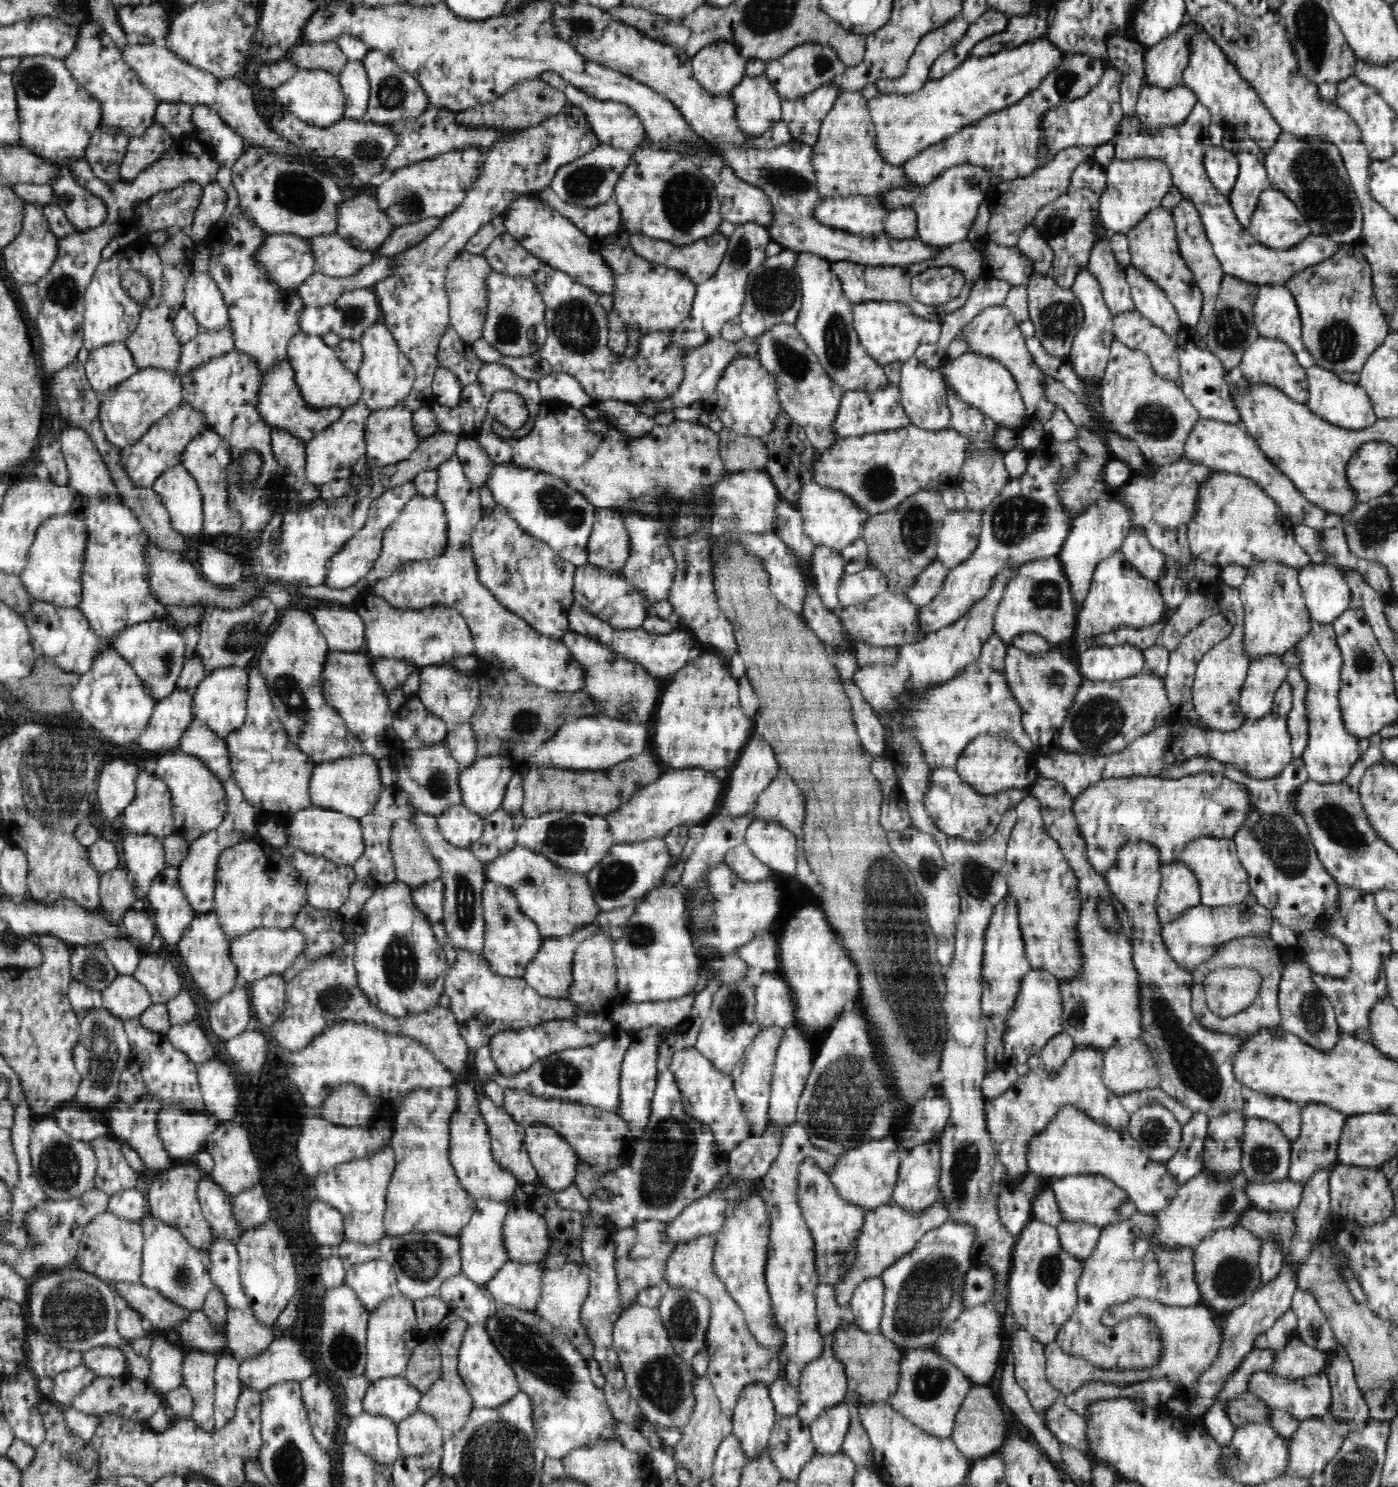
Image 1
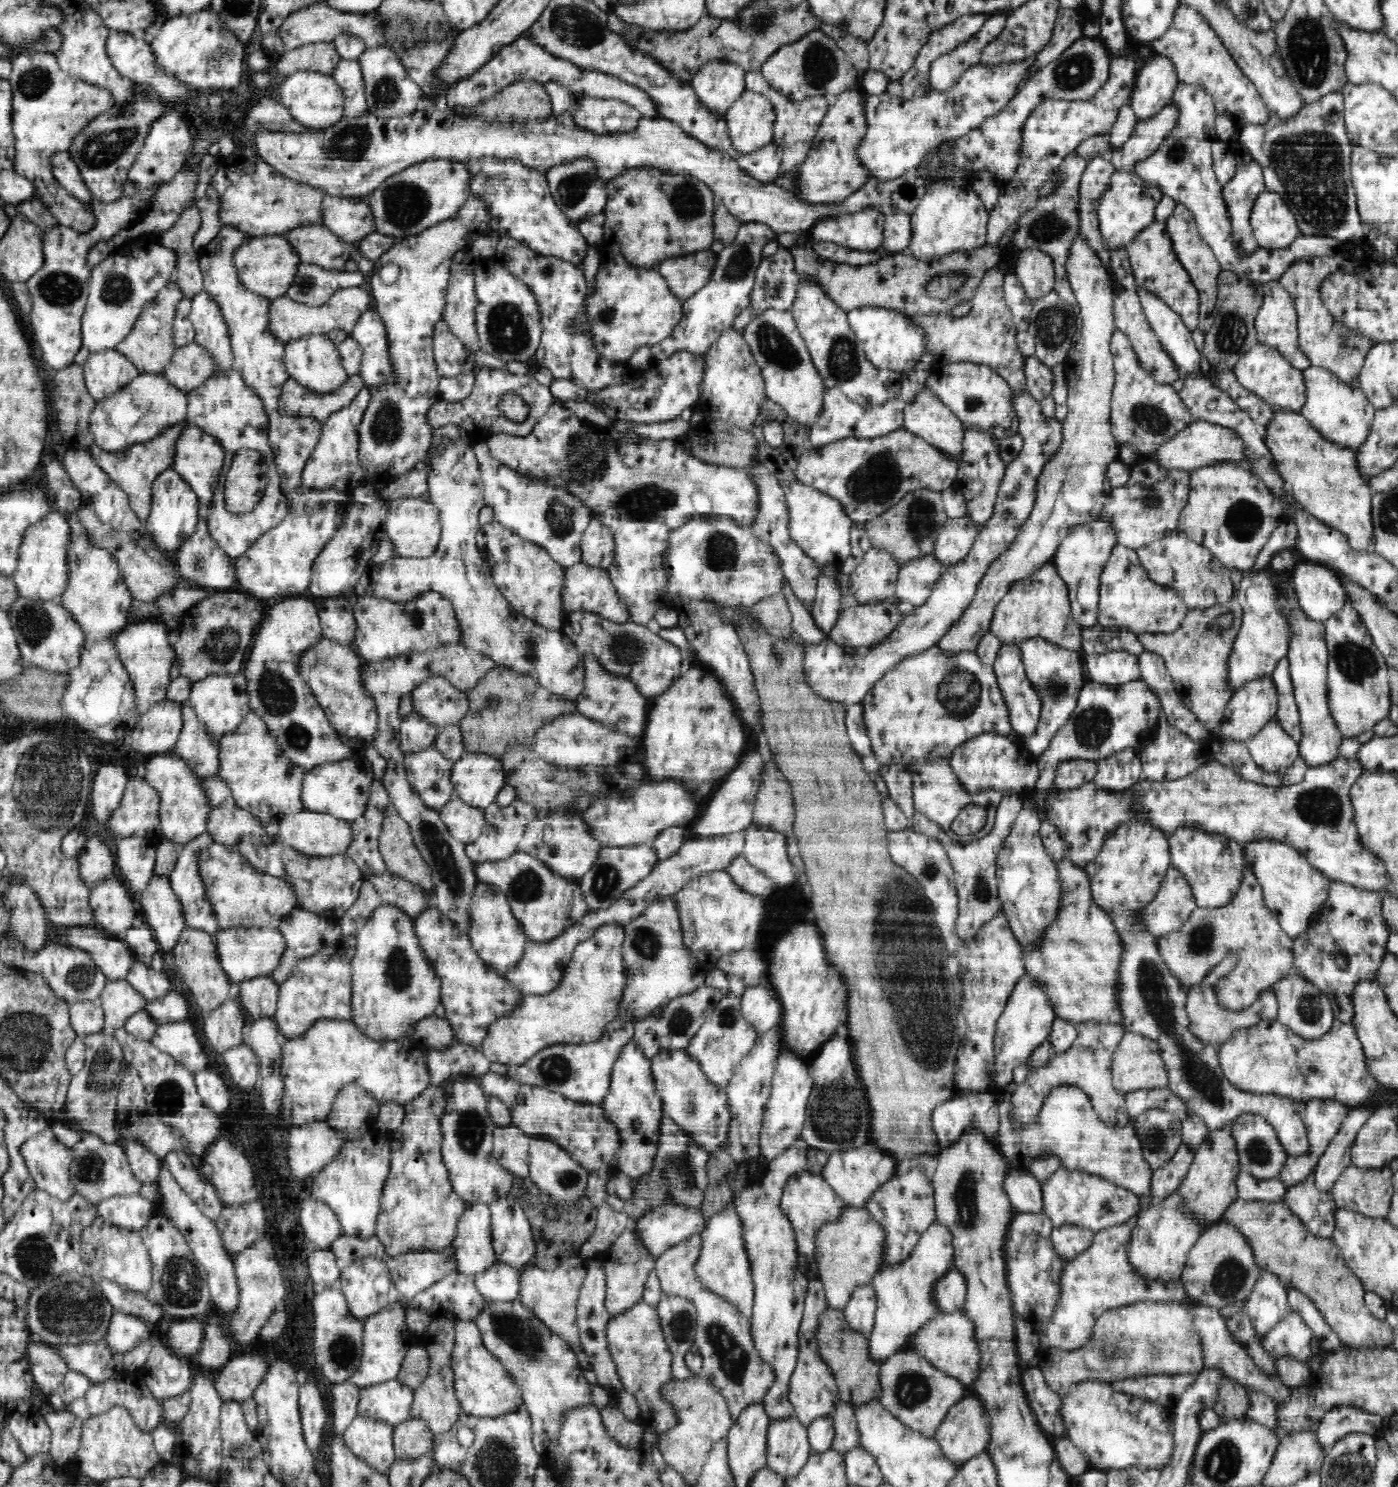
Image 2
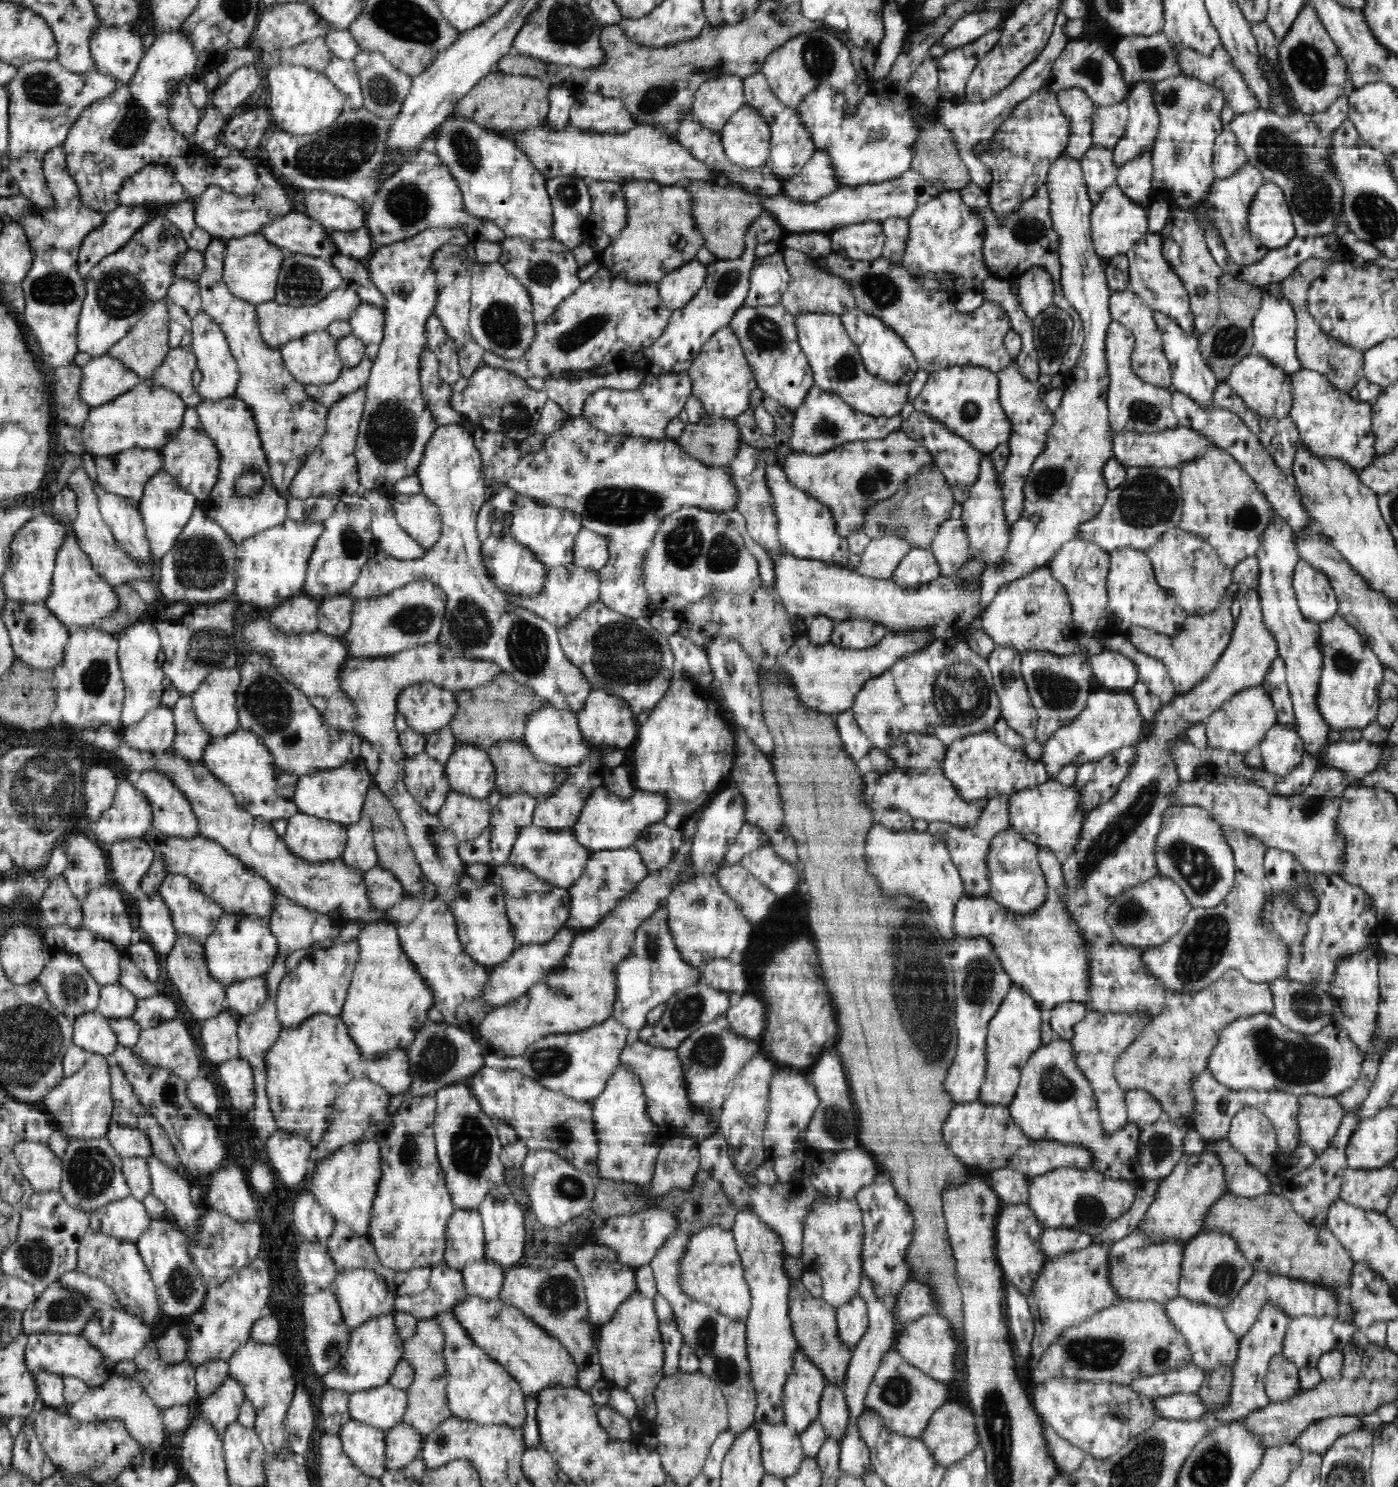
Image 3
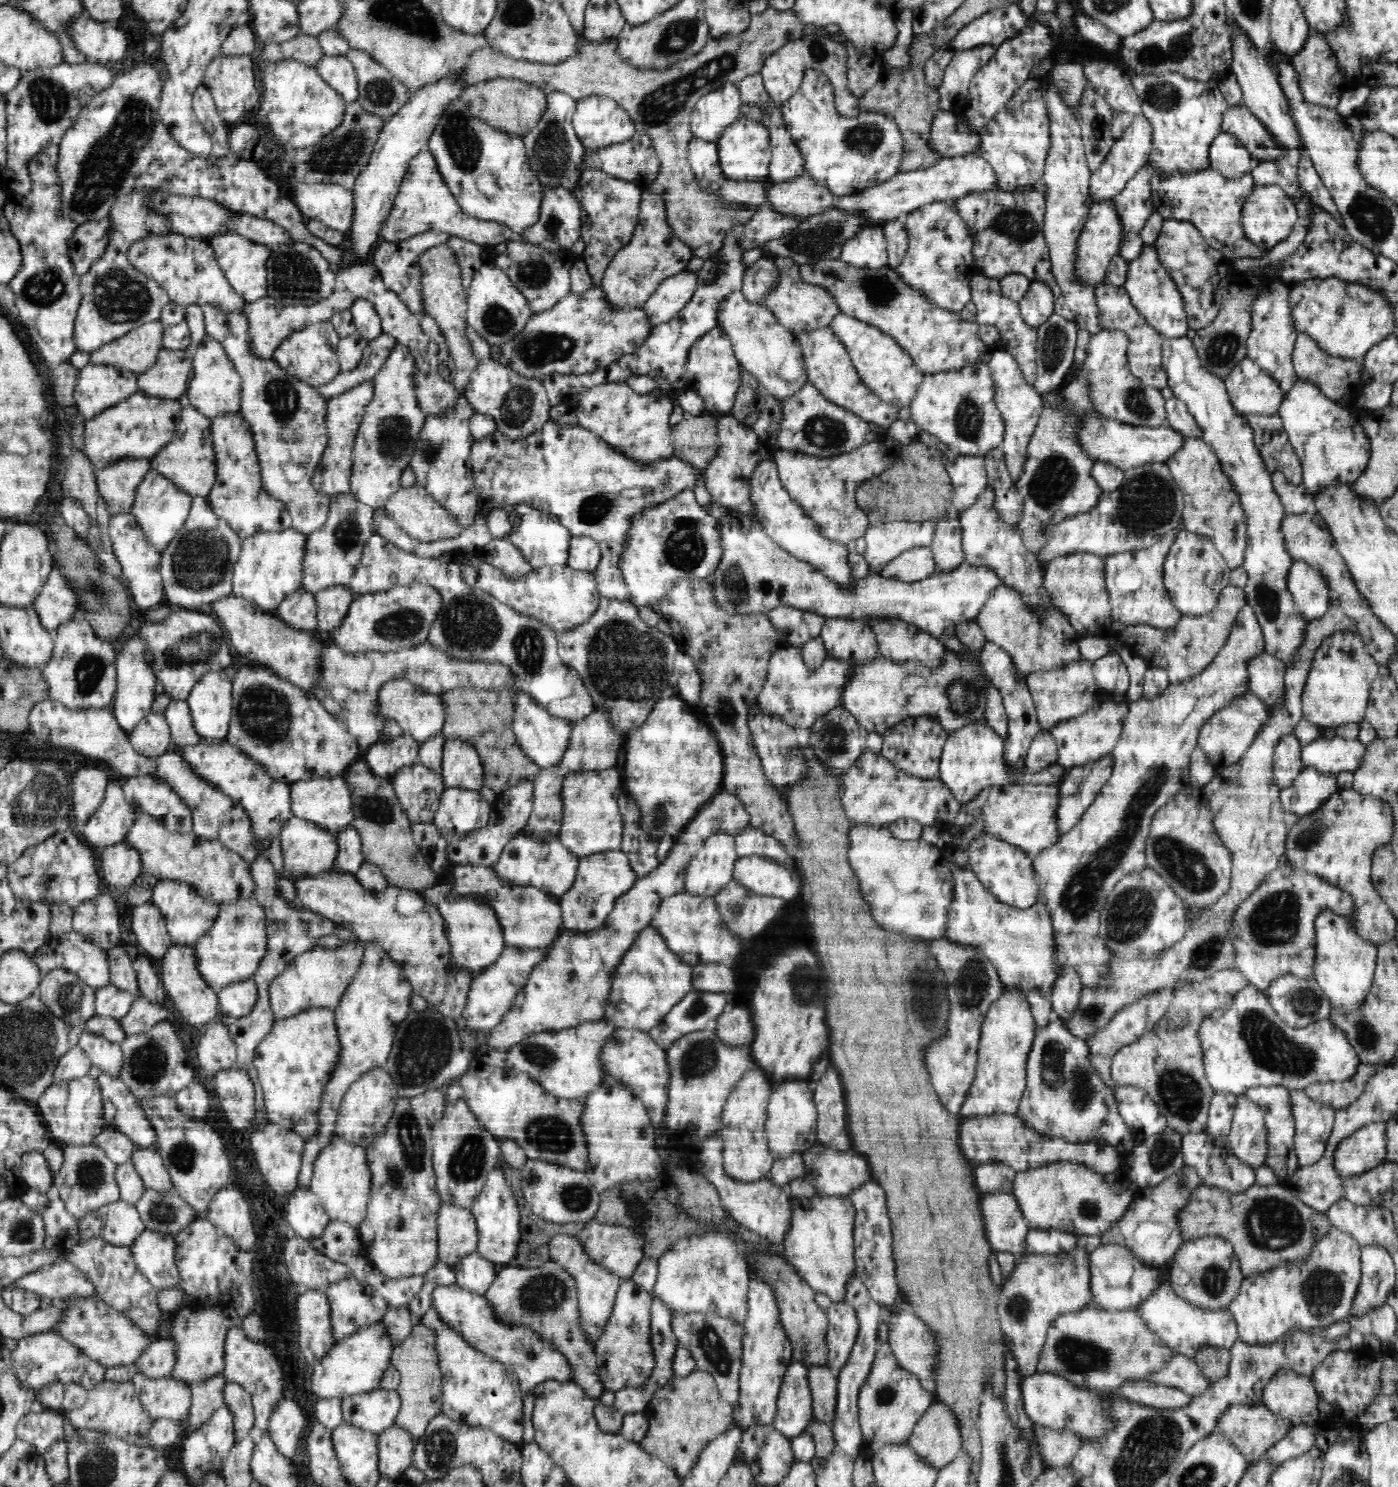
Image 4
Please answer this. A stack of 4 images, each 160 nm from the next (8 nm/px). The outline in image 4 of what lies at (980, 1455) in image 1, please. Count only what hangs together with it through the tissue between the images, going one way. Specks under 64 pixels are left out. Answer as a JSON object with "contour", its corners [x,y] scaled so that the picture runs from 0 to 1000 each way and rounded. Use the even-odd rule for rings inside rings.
{"contour":[[[669,943],[657,954],[648,970],[665,987],[673,988],[678,986],[689,975],[682,949],[677,945]]]}

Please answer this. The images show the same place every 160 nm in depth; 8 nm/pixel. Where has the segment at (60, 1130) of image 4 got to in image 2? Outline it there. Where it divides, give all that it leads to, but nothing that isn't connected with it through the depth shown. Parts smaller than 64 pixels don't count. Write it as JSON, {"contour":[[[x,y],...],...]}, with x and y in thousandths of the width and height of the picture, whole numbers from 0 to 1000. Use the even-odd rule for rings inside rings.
{"contour":[[[79,693],[67,695],[59,699],[61,703],[62,717],[57,722],[52,723],[49,729],[45,744],[47,746],[46,754],[53,755],[56,757],[56,761],[67,761],[67,763],[70,763],[76,769],[86,769],[84,756],[84,736],[87,721],[91,717],[87,705]]]}

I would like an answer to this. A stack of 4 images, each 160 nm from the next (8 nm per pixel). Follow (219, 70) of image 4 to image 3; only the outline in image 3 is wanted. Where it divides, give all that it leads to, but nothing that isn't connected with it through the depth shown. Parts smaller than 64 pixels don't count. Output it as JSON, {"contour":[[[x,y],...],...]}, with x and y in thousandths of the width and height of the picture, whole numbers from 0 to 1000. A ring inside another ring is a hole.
{"contour":[[[182,42],[175,44],[165,50],[162,56],[158,56],[152,65],[152,71],[157,78],[163,80],[170,70],[173,70],[186,58],[186,51]]]}

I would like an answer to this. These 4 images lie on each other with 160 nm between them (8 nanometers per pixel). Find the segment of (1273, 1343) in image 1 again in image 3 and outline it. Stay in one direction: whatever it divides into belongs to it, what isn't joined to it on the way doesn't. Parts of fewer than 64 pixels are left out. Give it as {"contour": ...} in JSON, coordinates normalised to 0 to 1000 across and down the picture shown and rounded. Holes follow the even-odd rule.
{"contour":[[[937,884],[921,886],[917,911],[923,916],[925,916],[928,921],[940,920],[942,919],[943,913],[948,909],[959,909],[971,893],[966,890],[961,890],[959,887],[956,887],[954,885],[944,886]]]}

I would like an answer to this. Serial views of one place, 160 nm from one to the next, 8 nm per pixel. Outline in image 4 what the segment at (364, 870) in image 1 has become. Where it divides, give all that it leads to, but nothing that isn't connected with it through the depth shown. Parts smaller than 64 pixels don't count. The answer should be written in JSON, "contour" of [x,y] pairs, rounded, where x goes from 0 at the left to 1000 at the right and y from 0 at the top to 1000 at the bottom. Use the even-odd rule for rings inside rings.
{"contour":[[[250,554],[241,562],[242,574],[238,584],[242,587],[254,588],[258,581],[262,579],[259,573],[259,566],[257,560]]]}

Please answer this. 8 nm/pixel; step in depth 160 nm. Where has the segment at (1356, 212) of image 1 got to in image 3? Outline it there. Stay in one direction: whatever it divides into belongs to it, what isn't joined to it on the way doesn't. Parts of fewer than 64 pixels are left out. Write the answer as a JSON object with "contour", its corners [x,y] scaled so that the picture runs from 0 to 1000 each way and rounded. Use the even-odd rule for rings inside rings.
{"contour":[[[958,65],[947,75],[936,77],[929,73],[925,75],[901,73],[884,77],[878,83],[878,87],[890,100],[892,109],[898,112],[906,122],[917,127],[926,151],[926,158],[930,161],[954,157],[959,149],[963,151],[961,125],[958,119],[953,116],[949,100],[952,98],[956,87],[964,80],[964,76],[964,66]]]}

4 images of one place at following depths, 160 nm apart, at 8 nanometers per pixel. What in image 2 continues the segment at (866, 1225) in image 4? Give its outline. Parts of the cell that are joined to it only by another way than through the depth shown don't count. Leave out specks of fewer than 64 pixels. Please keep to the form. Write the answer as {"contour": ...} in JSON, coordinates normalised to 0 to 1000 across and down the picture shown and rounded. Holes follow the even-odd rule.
{"contour":[[[650,787],[638,792],[622,805],[619,812],[623,818],[632,824],[632,850],[639,851],[647,848],[653,842],[659,830],[670,820],[669,817],[669,802],[667,798],[667,788]]]}

